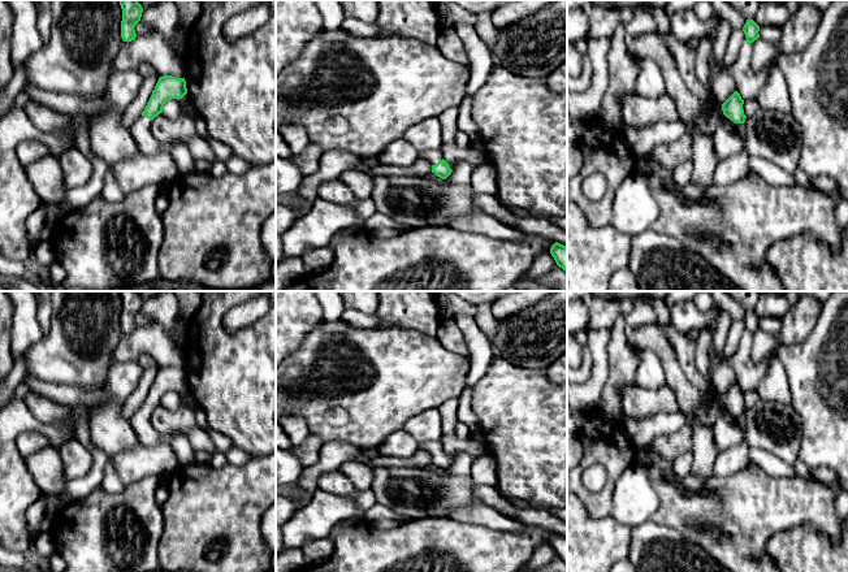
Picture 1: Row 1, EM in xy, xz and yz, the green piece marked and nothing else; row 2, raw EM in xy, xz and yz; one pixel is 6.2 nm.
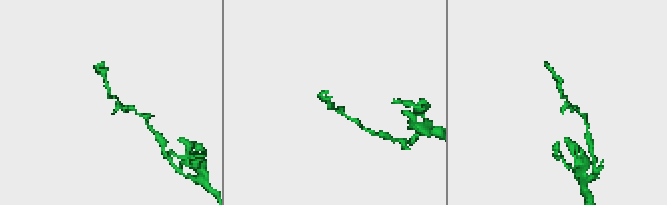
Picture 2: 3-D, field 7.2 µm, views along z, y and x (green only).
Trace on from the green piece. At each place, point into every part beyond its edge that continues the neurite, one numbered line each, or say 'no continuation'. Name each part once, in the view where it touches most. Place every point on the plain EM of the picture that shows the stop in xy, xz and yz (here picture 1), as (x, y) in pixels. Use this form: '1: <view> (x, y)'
1: yz (726, 434)

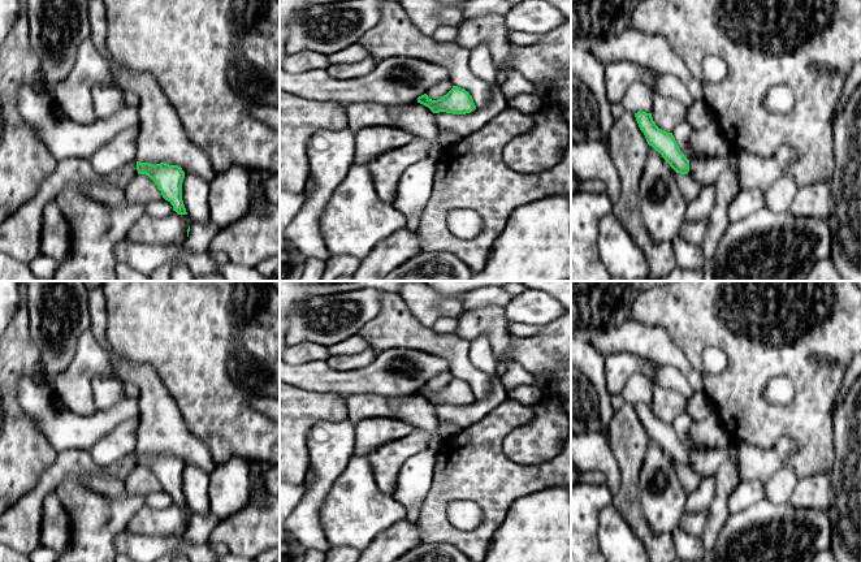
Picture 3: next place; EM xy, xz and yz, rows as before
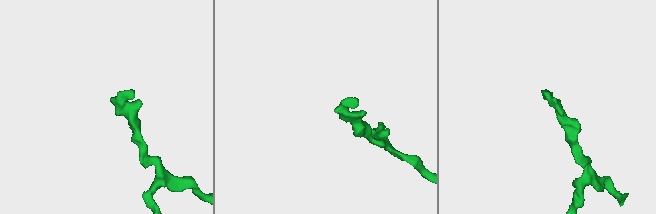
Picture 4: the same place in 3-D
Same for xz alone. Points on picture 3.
no continuation

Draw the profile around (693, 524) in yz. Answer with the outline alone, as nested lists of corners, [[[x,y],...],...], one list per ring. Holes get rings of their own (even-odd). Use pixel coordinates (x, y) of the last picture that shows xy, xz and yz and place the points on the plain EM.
[[[708,511],[696,514],[685,513],[680,519],[678,528],[683,529],[691,536],[700,537],[706,526],[706,518]]]

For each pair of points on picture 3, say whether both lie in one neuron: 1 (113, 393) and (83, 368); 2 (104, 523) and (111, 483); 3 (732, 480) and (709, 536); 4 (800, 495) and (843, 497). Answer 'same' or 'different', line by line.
1: different
2: different
3: same
4: different

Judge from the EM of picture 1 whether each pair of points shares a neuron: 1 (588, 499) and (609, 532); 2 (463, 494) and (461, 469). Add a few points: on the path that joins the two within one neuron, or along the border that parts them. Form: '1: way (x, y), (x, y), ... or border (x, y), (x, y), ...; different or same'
1: border (580, 501), (591, 516), (605, 518), (609, 515); different
2: way (461, 488), (461, 476); same

